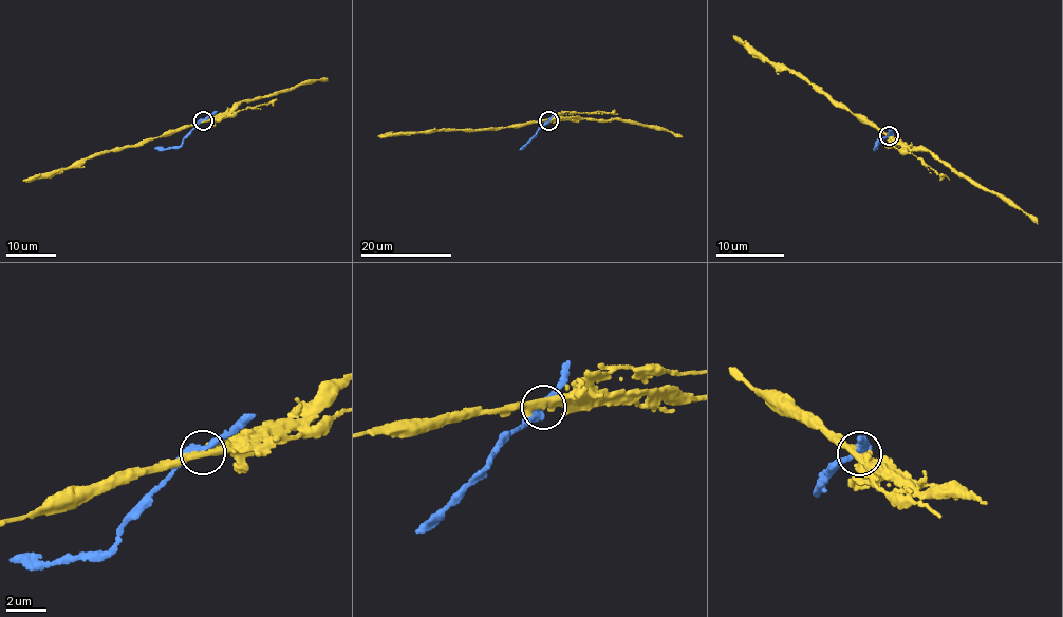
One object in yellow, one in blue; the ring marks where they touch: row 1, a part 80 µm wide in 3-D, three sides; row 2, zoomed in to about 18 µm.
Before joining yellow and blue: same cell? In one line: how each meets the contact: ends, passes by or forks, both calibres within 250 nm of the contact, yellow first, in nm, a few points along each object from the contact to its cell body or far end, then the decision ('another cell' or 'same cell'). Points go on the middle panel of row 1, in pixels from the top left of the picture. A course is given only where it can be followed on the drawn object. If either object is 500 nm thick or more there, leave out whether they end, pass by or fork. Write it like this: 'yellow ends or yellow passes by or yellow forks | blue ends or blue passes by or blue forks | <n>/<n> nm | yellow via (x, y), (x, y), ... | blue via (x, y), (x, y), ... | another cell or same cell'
yellow passes by | blue passes by | 360/340 nm | yellow via (548, 120), (476, 131), (378, 135) | blue via (548, 120), (520, 149) | another cell

